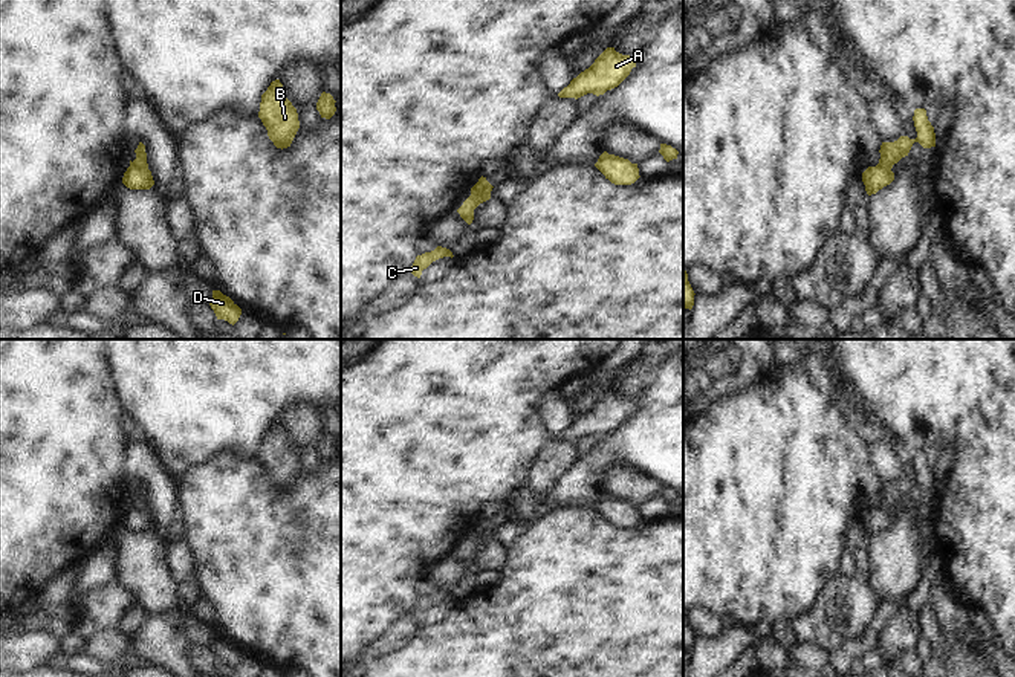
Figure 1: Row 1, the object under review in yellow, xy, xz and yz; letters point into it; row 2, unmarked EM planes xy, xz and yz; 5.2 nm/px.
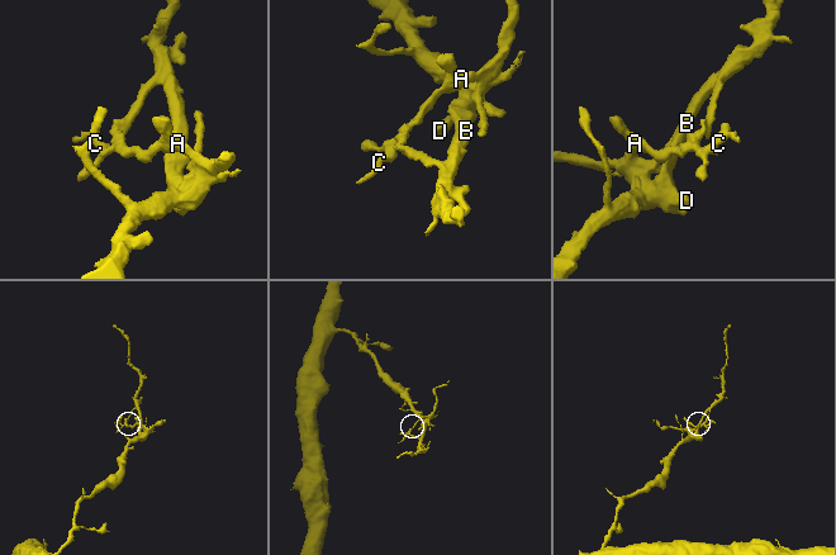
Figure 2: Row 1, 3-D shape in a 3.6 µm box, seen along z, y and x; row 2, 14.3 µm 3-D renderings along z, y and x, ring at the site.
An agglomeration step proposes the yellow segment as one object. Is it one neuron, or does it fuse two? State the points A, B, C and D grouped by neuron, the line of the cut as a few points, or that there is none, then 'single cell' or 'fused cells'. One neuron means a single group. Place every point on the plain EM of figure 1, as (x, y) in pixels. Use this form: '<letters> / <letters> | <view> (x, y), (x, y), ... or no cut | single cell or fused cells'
A C / B D | xz (489, 534), (471, 537) | fused cells

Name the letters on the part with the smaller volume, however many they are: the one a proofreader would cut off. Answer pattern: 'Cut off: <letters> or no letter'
Cut off: A, C

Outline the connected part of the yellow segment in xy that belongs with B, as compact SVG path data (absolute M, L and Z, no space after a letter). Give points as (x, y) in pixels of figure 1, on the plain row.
M280 422L272 423L268 432L261 437L258 460L277 491L283 492L290 489L300 471L300 463L297 451L286 440Z

